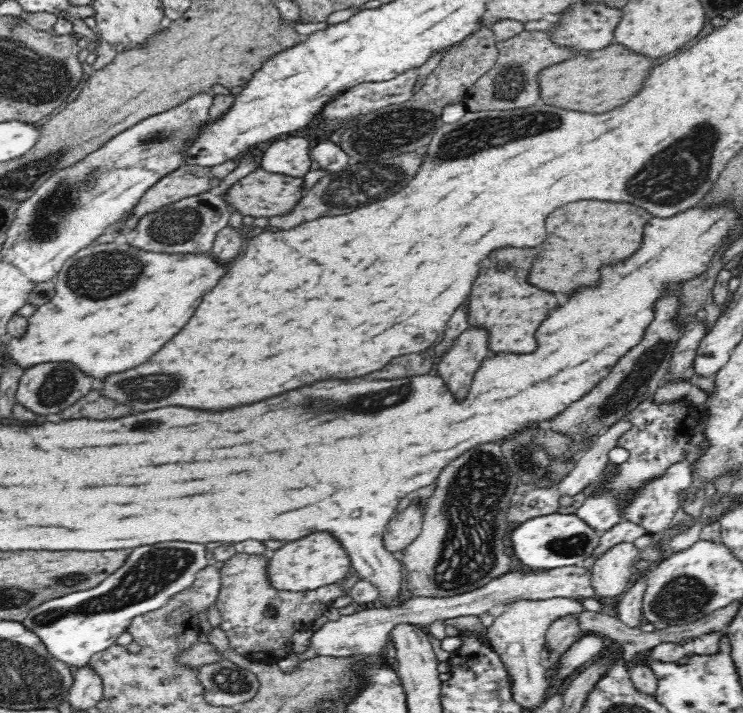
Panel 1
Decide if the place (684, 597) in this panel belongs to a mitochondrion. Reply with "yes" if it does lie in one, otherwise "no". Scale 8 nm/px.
yes

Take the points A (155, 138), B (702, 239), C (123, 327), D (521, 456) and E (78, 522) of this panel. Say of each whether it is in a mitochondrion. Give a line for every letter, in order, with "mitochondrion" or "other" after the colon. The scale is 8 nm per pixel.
A: mitochondrion
B: other
C: other
D: mitochondrion
E: other

